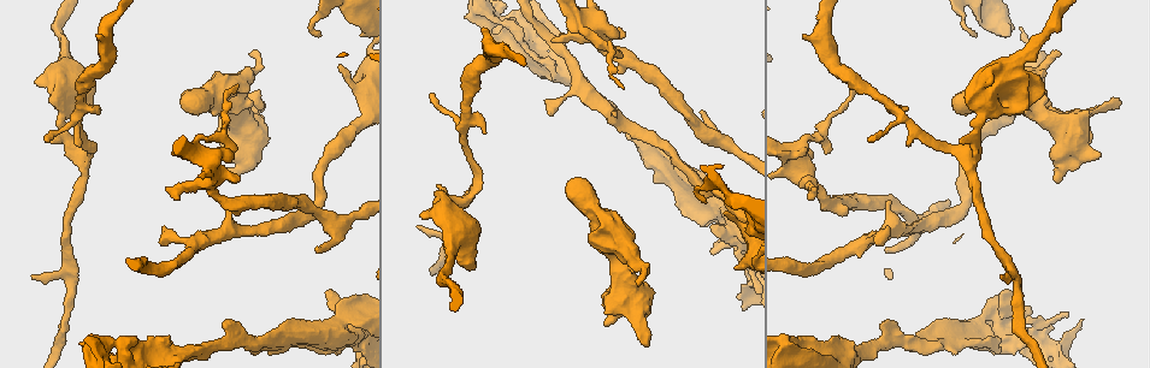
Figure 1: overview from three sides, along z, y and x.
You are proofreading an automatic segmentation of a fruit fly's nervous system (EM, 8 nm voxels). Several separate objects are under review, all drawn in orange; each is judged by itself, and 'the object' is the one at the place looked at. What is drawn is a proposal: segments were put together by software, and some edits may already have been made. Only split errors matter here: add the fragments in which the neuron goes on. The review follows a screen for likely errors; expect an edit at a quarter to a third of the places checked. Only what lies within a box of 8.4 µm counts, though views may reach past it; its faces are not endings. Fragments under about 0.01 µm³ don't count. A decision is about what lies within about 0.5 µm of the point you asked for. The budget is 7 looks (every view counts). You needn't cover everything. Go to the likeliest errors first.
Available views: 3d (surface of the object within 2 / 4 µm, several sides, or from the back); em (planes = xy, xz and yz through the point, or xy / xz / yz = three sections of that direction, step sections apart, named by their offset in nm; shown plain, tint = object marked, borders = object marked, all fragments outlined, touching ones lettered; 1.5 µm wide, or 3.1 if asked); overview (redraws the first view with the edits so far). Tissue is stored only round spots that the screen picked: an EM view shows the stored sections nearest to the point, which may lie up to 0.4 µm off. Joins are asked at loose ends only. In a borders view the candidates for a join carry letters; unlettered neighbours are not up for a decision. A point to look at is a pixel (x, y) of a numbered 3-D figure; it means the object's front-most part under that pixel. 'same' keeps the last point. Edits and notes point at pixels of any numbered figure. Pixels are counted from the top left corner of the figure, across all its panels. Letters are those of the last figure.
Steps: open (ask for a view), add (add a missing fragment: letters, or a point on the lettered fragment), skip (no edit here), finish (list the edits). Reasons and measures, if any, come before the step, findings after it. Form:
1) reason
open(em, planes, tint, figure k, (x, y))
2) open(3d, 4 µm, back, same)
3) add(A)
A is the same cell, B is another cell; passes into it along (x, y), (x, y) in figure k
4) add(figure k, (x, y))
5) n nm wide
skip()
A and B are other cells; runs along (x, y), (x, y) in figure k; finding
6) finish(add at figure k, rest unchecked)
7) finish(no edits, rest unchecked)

an open end
open(em, yz, step 8, tint, figure 1, (438, 186))

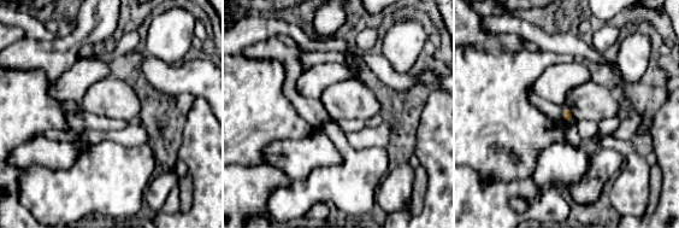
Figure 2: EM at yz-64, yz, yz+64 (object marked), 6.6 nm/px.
open(em, planes, borders, same)

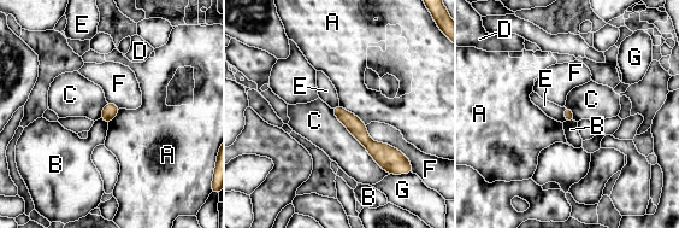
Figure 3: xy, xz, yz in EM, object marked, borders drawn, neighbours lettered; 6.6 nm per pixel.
skip()
A, B, C, D, E, F and G are other cells; runs along (336, 110), (377, 151), (395, 159) in figure 3; none of them fits

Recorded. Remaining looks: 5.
free end
open(em, xz, step 8, borders, figure 1, (254, 57))

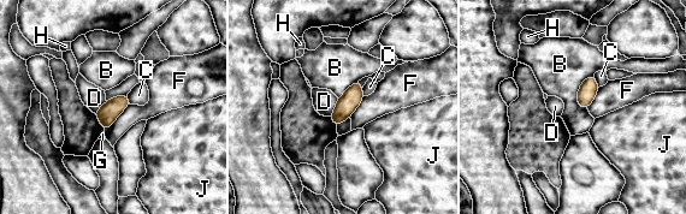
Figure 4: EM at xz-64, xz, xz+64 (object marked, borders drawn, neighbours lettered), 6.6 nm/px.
120 nm wide
skip()
B, C, D, F, G, H and J are other cells; border along (593, 75), (578, 91), (581, 108) in figure 4; none of them fits

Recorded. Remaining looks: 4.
open(3d, 4 µm, figure 1, (431, 95))

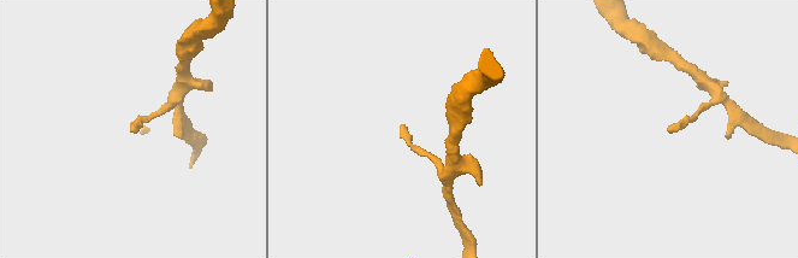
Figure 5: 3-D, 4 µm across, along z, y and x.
open(em, planes, tint, figure 5, (132, 130))

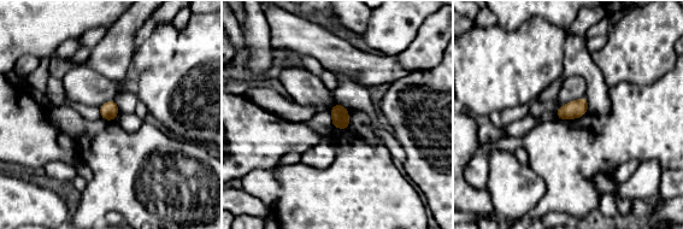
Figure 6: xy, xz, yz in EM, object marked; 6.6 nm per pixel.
open(em, planes, borders, same)

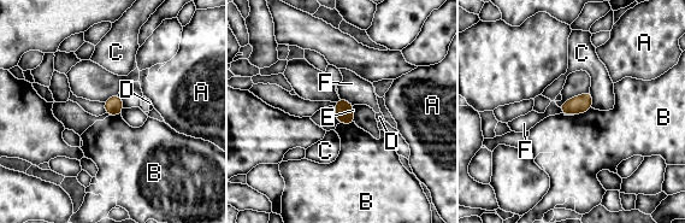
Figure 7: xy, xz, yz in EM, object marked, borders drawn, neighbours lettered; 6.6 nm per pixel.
skip()
A, B, C, D, E and F are other cells; no lettered fragment goes on from it

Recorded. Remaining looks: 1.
finish(no edits, rest unchecked)

